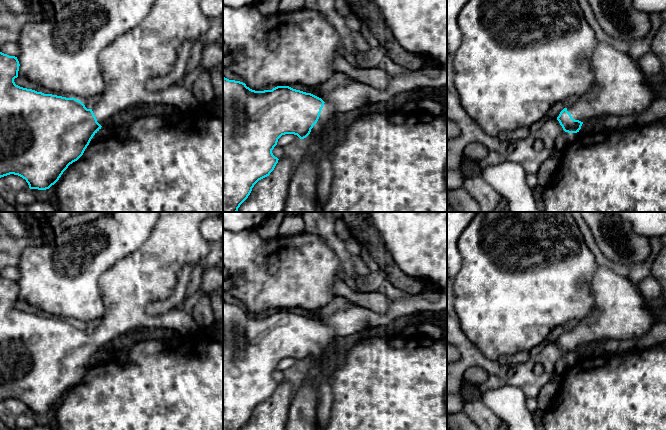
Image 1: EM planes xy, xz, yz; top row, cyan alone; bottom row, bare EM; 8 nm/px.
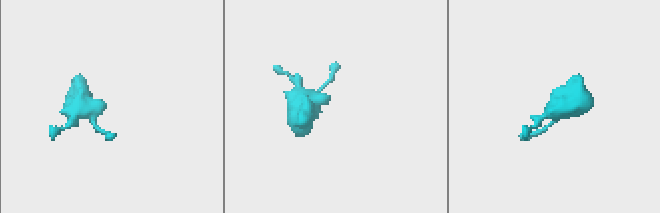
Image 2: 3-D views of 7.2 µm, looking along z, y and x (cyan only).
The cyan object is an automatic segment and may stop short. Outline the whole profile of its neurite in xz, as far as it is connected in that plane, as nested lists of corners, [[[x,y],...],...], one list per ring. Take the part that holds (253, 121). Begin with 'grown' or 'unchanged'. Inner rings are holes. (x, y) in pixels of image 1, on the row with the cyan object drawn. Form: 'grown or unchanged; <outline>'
grown; [[[223,77],[223,212],[237,212],[248,198],[254,185],[270,175],[278,163],[272,153],[278,139],[285,134],[297,135],[305,143],[299,150],[296,165],[291,176],[289,192],[283,212],[316,212],[318,164],[316,152],[321,139],[334,124],[337,112],[333,105],[321,98],[289,86],[277,86],[272,90],[255,91],[245,83]]]

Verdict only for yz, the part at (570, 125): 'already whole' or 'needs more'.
needs more

